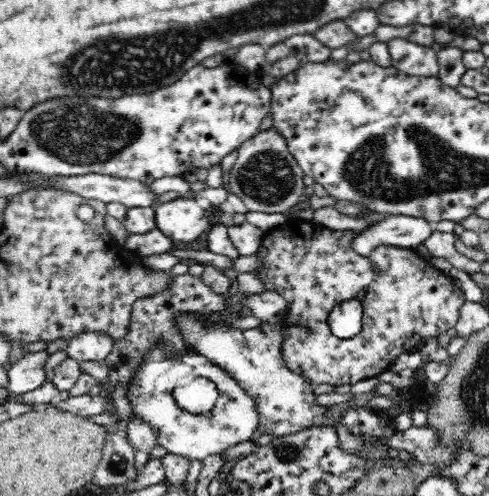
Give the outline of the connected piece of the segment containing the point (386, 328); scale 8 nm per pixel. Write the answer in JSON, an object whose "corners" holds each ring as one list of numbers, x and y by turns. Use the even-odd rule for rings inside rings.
{"corners":[[294,216,288,218,281,226,272,228,266,231,262,244,256,252,257,260,260,262,260,268,256,268,250,273,254,273,260,281,264,283,264,288,268,291,274,291,283,296,287,303,287,310,284,314,284,319,278,323,281,324,281,334,283,337,281,356,285,368,288,368,293,374,302,376,305,382,309,382,311,386,317,385,333,385,338,387,341,385,354,385,362,380,378,377,384,372,390,372,392,366,396,364,398,356,404,354,412,354,412,352,421,353,422,344,426,340,438,337,443,332,455,328,455,324,459,320,459,311,462,305,467,302,465,294,456,286,455,280,452,280,446,272,442,272,439,268,432,265,426,258,424,258,416,249,412,248,398,248,397,246,388,246,378,244,374,246,368,256,358,254,352,248,352,241,362,232,362,230,332,230,327,226,316,224,313,221,304,220,303,217],[350,300,358,300,363,306,362,329,359,334,353,338,337,338,332,335,331,329,328,325,328,318,330,312,335,306,340,305,342,302]]}

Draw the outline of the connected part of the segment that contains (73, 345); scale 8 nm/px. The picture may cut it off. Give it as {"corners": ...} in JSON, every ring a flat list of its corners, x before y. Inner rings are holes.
{"corners":[[85,331,71,340,67,356,78,361,105,360,113,348,113,339,106,333]]}

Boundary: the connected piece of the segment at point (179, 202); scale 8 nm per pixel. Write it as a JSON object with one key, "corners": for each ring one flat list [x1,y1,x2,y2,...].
{"corners":[[177,197,154,209,157,228,176,242,192,242,211,227,208,211,202,209,196,199]]}

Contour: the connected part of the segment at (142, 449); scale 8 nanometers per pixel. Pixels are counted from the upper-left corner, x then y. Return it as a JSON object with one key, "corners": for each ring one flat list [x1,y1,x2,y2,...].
{"corners":[[138,417,128,418,127,425,129,444,136,449,134,456,134,469,137,472,148,462,148,452,158,445,158,438,156,431]]}

